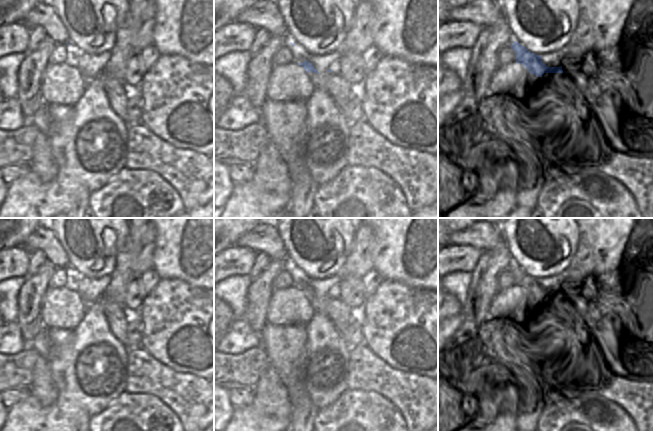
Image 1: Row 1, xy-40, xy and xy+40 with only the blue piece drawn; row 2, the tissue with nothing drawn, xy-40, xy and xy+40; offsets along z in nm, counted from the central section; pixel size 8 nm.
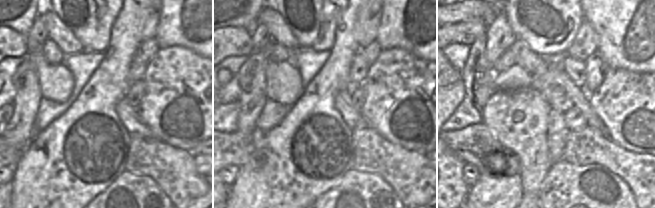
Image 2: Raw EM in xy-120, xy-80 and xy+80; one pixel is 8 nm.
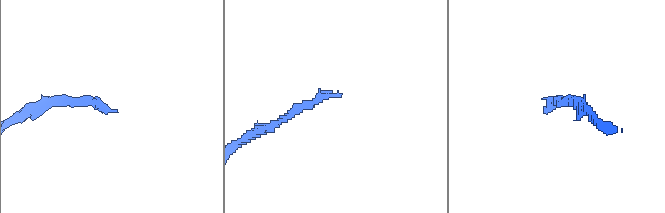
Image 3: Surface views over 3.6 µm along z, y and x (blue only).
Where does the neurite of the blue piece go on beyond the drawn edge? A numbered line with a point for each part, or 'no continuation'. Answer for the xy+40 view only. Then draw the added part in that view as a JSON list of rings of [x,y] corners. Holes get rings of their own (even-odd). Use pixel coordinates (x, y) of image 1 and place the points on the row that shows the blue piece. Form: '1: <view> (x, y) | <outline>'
1: xy+40 (537, 79) | [[[532,74],[532,76],[533,76],[533,78],[536,82],[536,92],[539,95],[540,94],[540,80],[541,80],[541,77],[537,77],[534,74]]]

